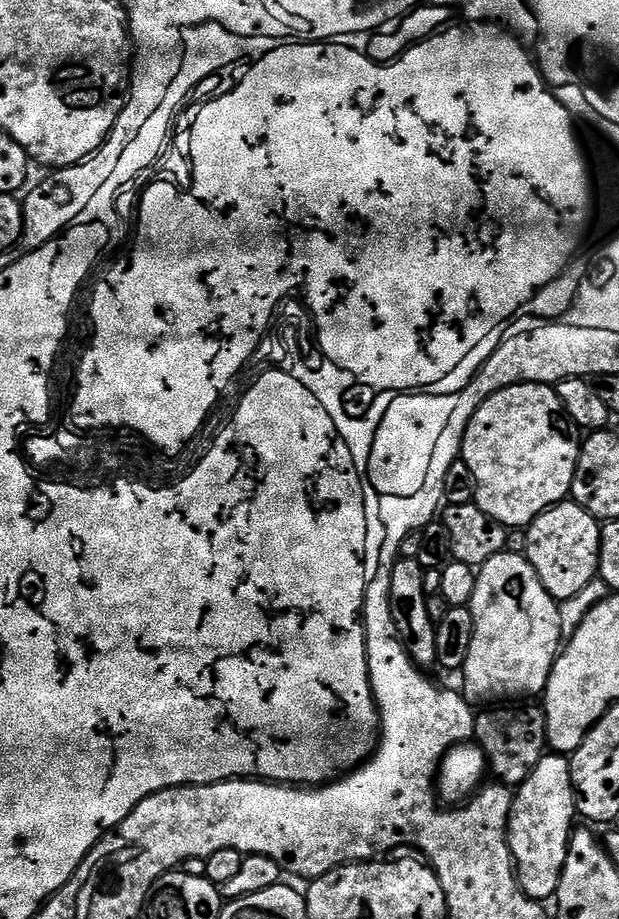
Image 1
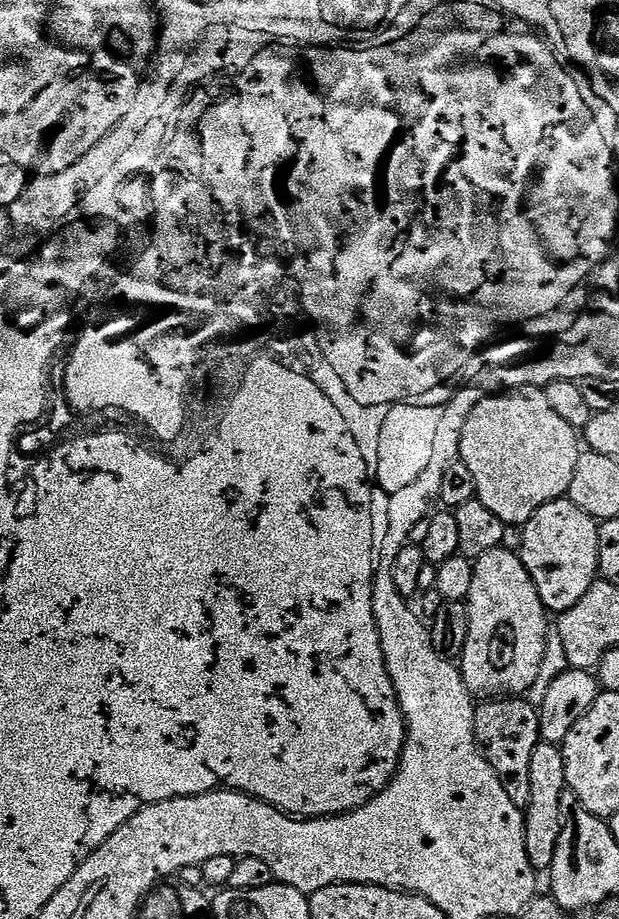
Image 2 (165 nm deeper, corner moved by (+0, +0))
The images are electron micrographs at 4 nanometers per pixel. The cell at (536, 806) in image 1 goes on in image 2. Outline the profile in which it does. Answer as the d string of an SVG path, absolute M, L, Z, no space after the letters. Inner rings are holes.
M542 742L530 758L530 802L524 812L524 833L526 834L526 854L537 873L544 874L554 862L554 850L558 850L558 838L562 830L560 807L562 794L566 791L564 779L564 753L557 745Z

